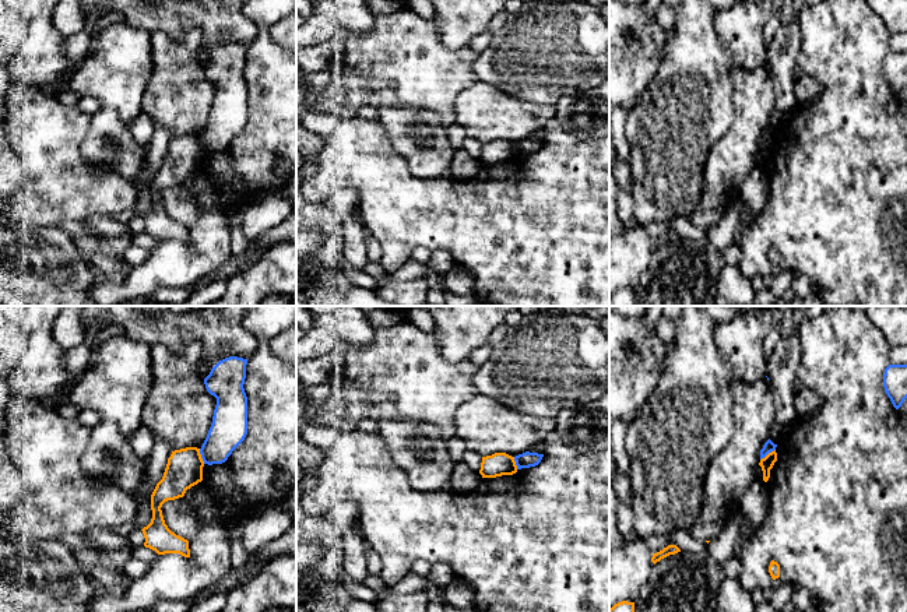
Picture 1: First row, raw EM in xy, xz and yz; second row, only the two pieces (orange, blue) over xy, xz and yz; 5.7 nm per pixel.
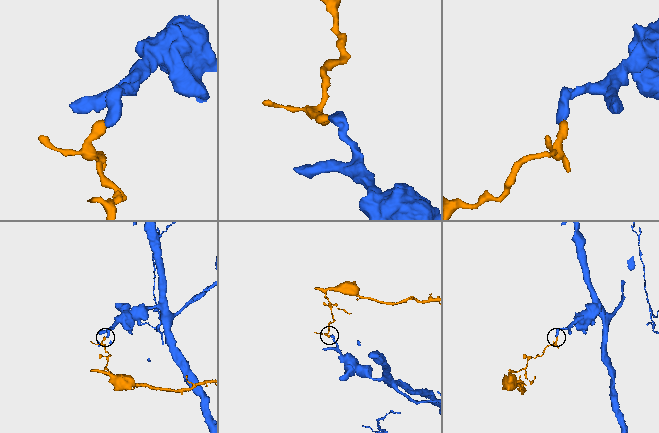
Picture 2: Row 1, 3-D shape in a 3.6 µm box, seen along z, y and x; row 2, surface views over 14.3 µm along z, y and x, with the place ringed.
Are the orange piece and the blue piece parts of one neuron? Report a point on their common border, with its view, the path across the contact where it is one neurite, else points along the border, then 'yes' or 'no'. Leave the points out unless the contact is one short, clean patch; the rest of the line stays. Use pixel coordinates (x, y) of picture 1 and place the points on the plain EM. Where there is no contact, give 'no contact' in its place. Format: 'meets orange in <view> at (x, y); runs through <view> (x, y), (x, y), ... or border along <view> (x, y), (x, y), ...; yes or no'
meets orange in xy at (200, 143); border along xy (199, 136), (204, 150); no

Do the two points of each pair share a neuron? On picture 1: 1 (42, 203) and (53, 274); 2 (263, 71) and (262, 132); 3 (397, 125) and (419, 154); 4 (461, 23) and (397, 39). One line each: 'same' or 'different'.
1: different
2: same
3: same
4: different

